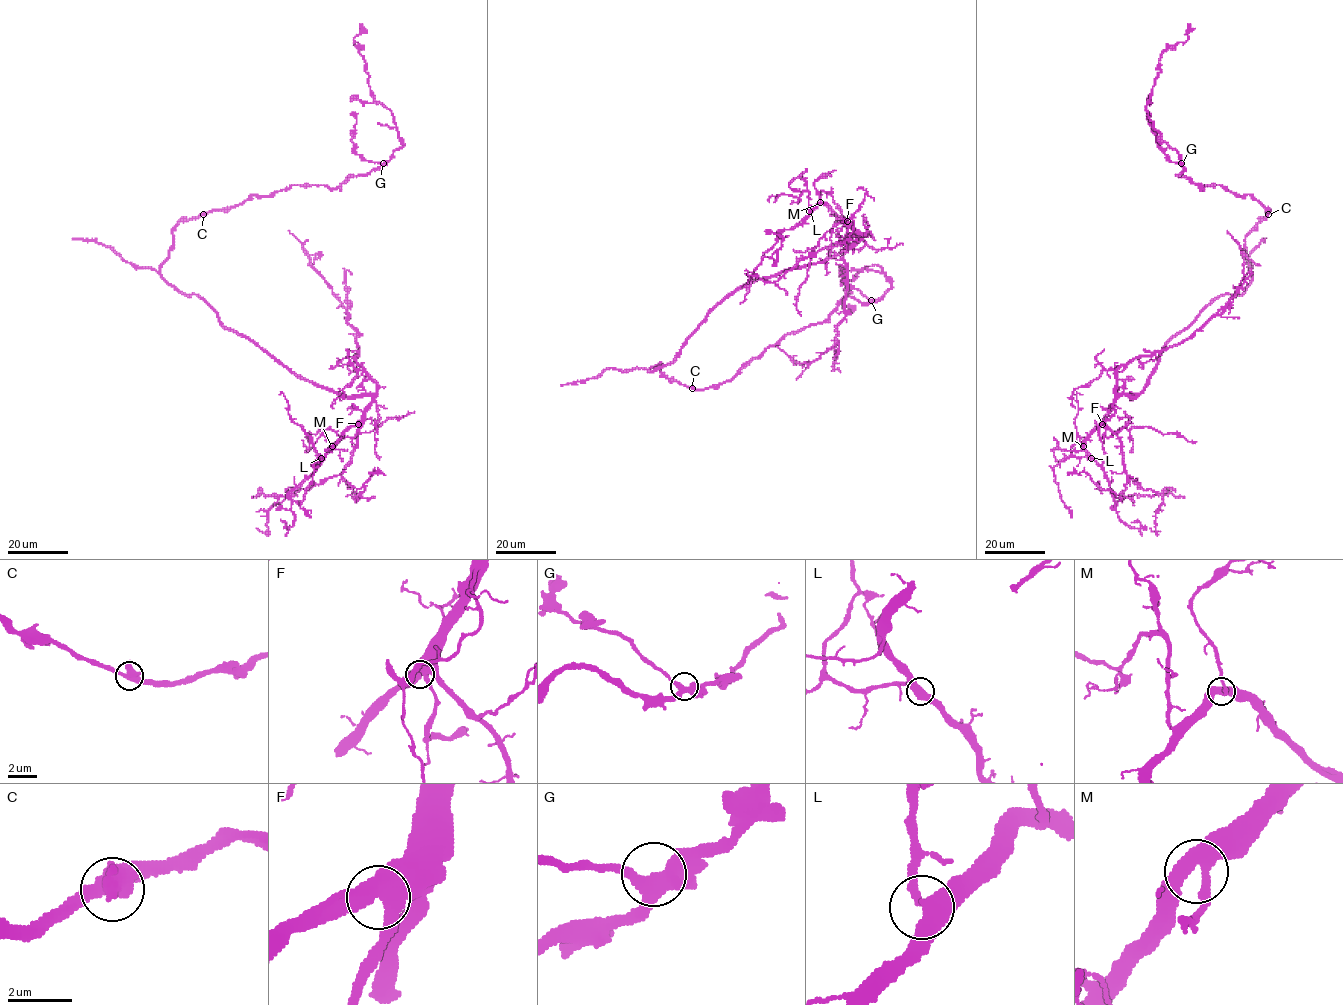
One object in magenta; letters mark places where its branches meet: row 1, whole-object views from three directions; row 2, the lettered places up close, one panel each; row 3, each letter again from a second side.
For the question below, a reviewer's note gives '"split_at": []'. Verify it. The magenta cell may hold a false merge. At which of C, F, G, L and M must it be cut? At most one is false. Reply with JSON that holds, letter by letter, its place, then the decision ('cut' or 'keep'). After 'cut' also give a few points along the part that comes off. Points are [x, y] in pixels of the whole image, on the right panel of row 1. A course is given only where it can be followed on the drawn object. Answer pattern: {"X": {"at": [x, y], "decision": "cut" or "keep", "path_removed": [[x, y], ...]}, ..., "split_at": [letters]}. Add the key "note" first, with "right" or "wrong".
{"note": "right", "C": {"at": [1268, 214], "decision": "keep"}, "F": {"at": [1102, 424], "decision": "keep"}, "G": {"at": [1181, 163], "decision": "keep"}, "L": {"at": [1091, 458], "decision": "keep"}, "M": {"at": [1083, 446], "decision": "keep"}, "split_at": []}

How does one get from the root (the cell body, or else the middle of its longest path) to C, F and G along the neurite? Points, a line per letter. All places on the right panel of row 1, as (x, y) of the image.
C: (1245, 288), (1252, 276), (1245, 257), (1245, 237), (1268, 214)
F: (1245, 288), (1240, 295), (1218, 295), (1174, 336), (1160, 351), (1143, 390), (1137, 396), (1119, 396), (1102, 424)
G: (1245, 288), (1252, 276), (1245, 237), (1270, 210), (1248, 194), (1221, 185), (1201, 188), (1178, 176), (1181, 163)

